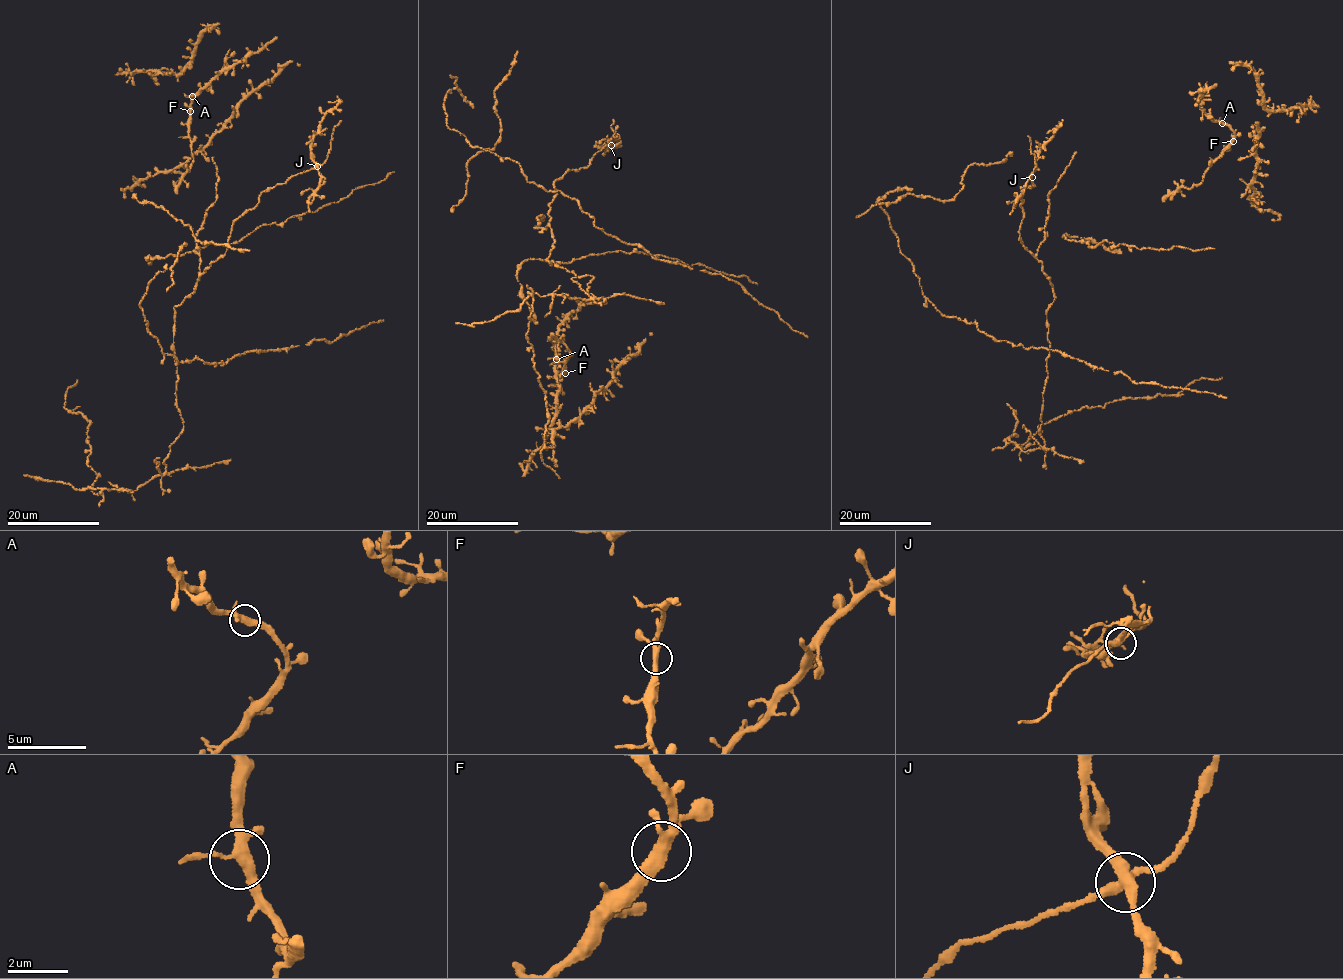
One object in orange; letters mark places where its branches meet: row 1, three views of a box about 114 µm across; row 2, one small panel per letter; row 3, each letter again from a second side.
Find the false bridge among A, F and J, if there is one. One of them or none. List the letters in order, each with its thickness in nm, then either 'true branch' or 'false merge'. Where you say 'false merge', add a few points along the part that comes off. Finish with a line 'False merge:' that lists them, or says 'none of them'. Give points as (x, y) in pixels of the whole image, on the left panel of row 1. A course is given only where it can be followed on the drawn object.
A: calibre 320 nm; true branch
F: calibre 320 nm; true branch
J: calibre 340 nm; false merge; course (316, 166), (268, 188), (174, 308), (183, 430), (165, 471), (93, 492), (90, 422), (64, 404), (77, 380)
False merge: J

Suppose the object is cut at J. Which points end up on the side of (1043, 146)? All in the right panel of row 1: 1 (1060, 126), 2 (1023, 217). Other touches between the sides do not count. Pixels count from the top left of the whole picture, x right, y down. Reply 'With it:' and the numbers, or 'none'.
With it: 1

